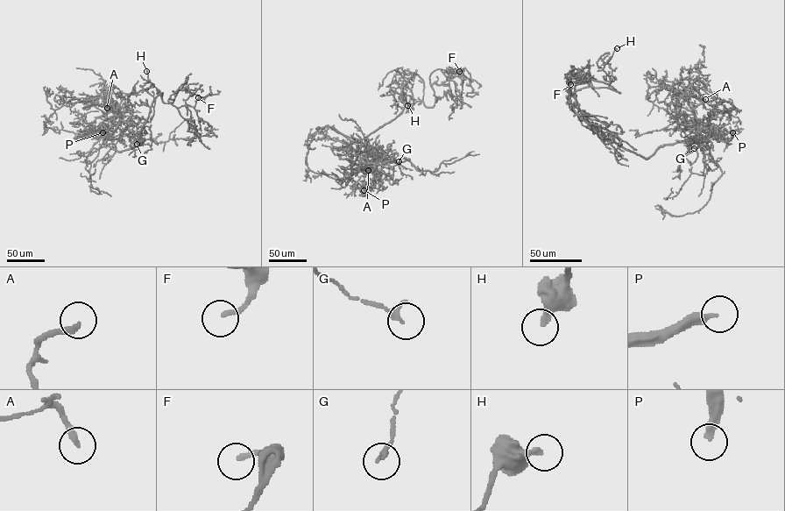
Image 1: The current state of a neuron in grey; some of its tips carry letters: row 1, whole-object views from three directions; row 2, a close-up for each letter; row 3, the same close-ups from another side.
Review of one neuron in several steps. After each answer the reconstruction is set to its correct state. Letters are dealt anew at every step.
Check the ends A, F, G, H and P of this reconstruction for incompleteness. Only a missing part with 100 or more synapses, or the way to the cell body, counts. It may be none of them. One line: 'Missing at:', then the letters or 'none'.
Missing at: P

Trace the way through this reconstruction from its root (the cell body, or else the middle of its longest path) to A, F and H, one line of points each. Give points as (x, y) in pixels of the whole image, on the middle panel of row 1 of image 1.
A: (404, 104), (403, 110), (395, 117), (366, 138), (367, 163), (376, 161), (375, 166), (371, 165), (368, 170)
F: (404, 104), (401, 88), (413, 74), (423, 81), (423, 104), (432, 107), (430, 74), (438, 69), (459, 71)
H: (404, 104), (401, 88), (413, 74), (416, 74), (423, 81), (423, 99), (416, 102), (410, 99), (407, 105)

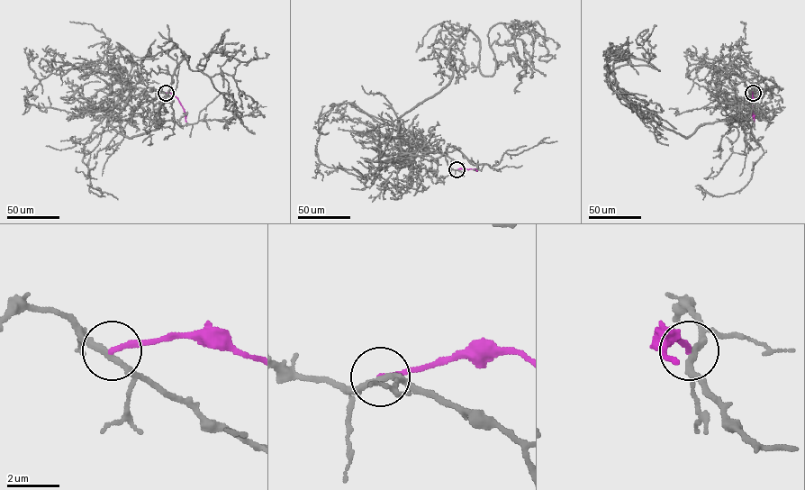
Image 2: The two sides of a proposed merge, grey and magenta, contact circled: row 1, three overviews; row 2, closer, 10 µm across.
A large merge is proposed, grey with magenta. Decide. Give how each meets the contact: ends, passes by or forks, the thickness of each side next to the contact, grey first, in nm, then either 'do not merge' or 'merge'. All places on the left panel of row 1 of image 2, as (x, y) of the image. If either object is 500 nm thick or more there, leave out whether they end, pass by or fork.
grey passes by | magenta ends | 240/180 nm | do not merge

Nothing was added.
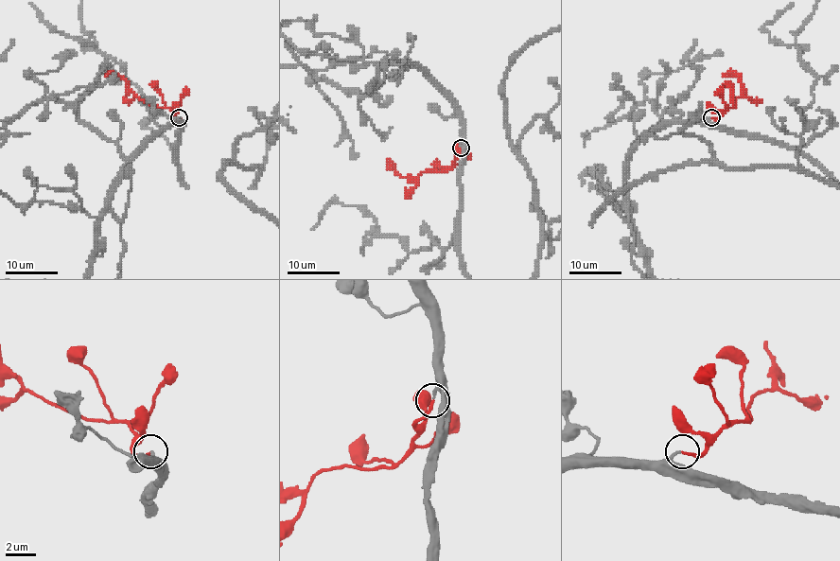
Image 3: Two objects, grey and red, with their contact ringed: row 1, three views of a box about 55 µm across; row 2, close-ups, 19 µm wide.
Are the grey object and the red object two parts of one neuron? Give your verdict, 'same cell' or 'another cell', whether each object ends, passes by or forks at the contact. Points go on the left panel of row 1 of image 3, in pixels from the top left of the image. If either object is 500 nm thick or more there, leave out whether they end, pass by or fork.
same cell; grey ends there; red ends there

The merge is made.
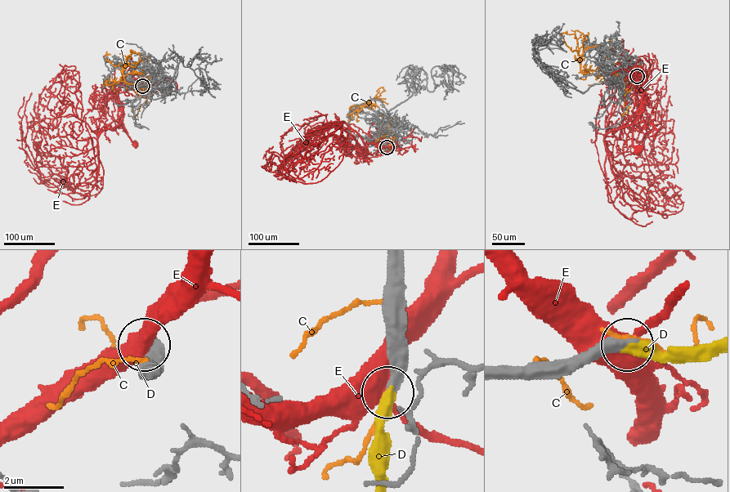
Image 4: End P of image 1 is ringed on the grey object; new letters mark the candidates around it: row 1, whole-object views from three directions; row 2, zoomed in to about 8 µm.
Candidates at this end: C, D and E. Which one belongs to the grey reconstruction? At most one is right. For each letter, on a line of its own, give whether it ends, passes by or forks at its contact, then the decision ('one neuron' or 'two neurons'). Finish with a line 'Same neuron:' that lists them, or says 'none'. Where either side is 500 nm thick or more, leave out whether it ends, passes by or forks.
C: it ends | two neurons
D: it ends | one neuron
E: two neurons
Same neuron: D

